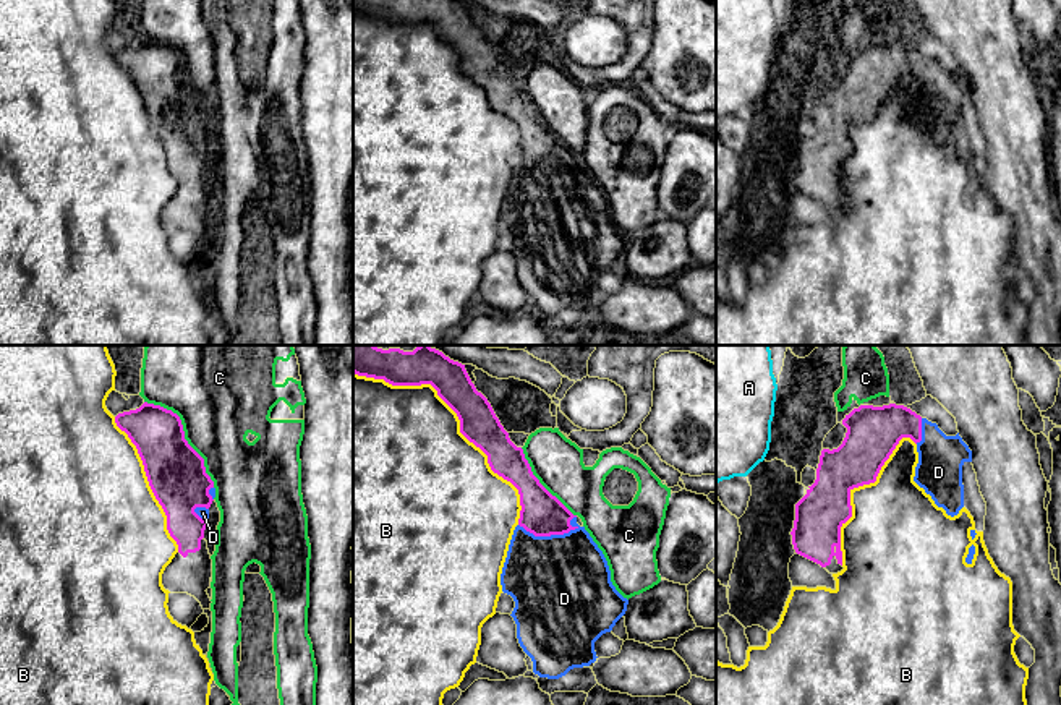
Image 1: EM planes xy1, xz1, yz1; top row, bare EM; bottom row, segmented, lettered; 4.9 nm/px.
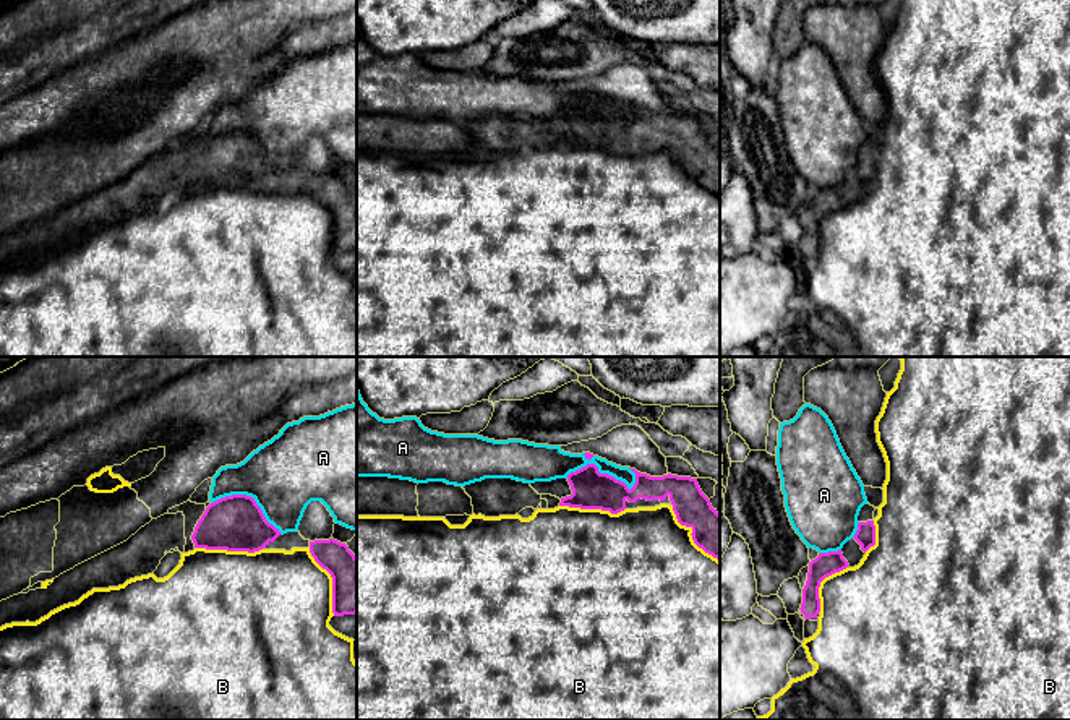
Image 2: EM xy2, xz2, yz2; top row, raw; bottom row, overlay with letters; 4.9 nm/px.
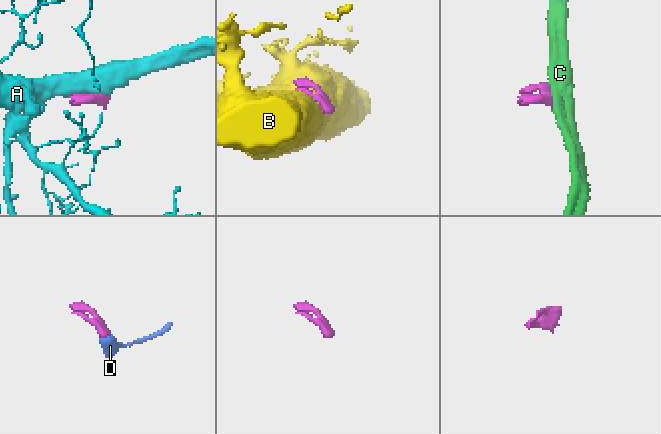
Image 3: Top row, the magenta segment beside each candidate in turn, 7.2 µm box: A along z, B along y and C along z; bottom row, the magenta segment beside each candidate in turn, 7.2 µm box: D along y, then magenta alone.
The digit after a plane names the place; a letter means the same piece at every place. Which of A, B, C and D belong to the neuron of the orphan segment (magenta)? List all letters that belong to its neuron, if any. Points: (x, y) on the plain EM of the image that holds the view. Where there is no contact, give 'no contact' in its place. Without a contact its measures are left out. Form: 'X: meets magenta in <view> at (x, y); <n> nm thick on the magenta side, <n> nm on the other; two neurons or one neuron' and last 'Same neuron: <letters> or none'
A: meets magenta in xz2 at (599, 109); 190 nm thick on the magenta side, 170 nm on the other; two neurons
B: meets magenta in xz1 at (459, 55); 190 nm thick on the magenta side, 480 nm on the other; two neurons
C: meets magenta in xy1 at (183, 72); 280 nm thick on the magenta side, 400 nm on the other; two neurons
D: meets magenta in xz1 at (549, 172); 220 nm thick on the magenta side, 500 nm on the other; one neuron
Same neuron: D

